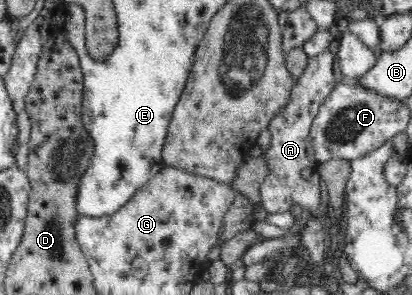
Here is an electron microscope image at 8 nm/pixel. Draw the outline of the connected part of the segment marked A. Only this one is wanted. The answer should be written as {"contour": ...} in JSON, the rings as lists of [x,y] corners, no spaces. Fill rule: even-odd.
{"contour":[[[329,50],[308,58],[305,71],[296,79],[295,85],[291,89],[289,103],[267,125],[271,133],[270,148],[266,152],[262,152],[262,155],[269,164],[269,175],[261,183],[259,203],[269,214],[289,212],[291,205],[299,205],[302,209],[314,212],[321,205],[321,189],[318,179],[305,179],[301,176],[301,170],[315,169],[319,165],[313,153],[309,131],[311,131],[313,119],[315,119],[323,100],[337,83],[333,67],[335,67],[335,56]]]}

